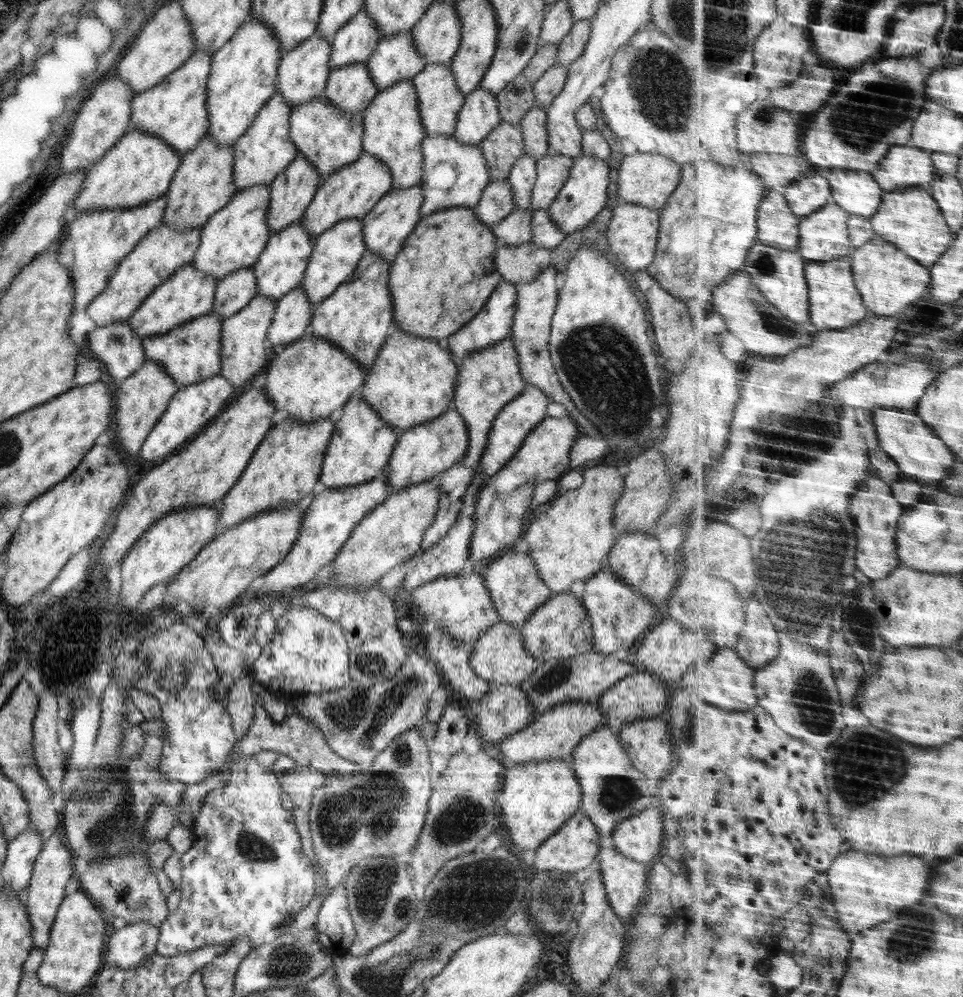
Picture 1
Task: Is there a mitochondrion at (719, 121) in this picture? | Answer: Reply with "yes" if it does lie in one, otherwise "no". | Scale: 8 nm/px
no

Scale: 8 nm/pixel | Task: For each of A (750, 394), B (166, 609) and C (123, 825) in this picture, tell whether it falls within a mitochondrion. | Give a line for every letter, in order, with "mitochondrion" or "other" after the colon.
A: other
B: other
C: mitochondrion

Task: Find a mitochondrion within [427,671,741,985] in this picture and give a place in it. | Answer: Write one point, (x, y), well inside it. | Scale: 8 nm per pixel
(462, 818)

